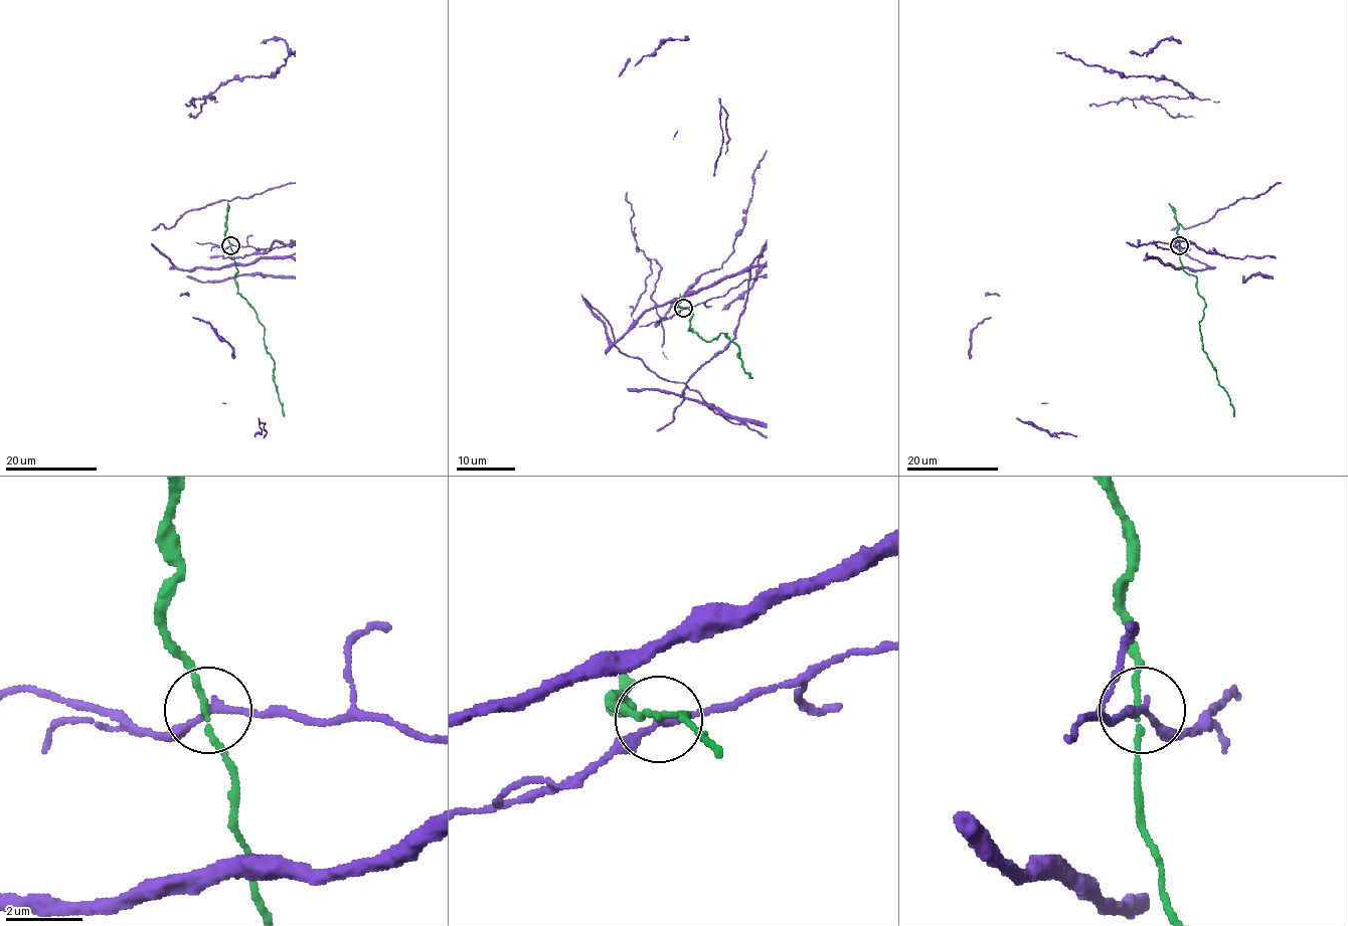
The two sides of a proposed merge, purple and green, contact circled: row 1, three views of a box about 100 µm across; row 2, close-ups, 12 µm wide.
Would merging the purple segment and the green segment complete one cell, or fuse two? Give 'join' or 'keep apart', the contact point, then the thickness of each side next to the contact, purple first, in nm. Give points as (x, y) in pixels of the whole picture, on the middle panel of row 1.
keep apart; at (683, 308); 180 nm thick on the purple side, 140 nm on the other

